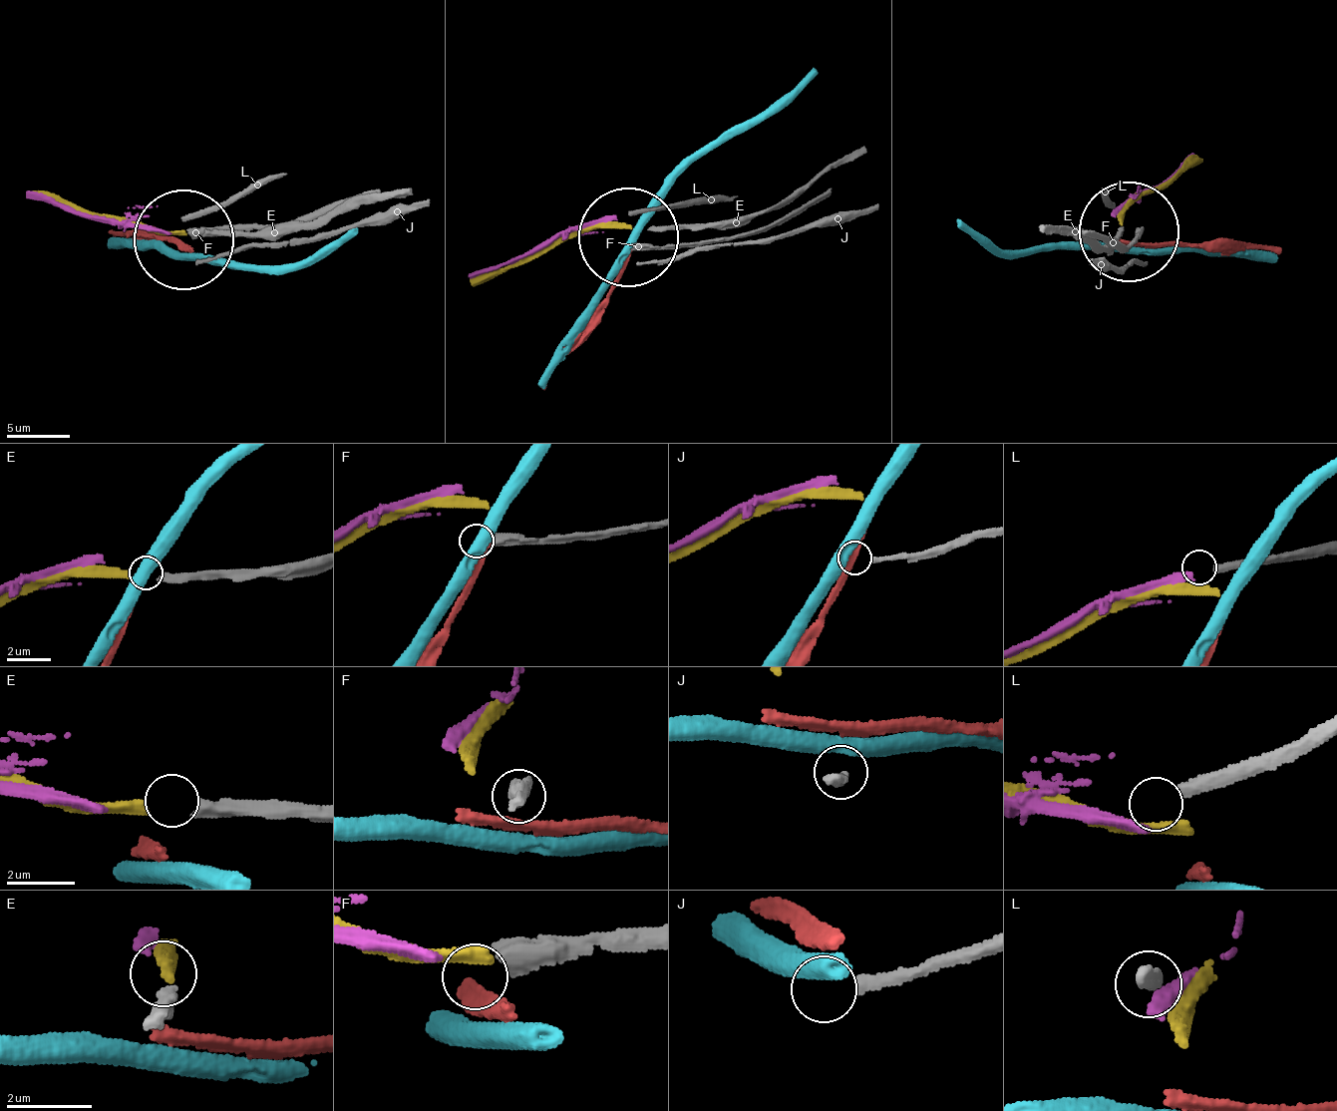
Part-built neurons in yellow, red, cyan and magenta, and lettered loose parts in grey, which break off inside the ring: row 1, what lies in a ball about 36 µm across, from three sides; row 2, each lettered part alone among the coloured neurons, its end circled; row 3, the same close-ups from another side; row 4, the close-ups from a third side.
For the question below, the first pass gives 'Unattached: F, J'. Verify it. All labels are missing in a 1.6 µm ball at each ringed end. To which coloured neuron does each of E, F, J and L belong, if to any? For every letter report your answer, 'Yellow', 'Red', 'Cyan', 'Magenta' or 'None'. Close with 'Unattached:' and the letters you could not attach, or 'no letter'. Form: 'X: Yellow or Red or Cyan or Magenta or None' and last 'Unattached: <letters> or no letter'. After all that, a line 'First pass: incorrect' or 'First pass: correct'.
E: Yellow
F: None
J: None
L: None
Unattached: F, J, L
First pass: incorrect

